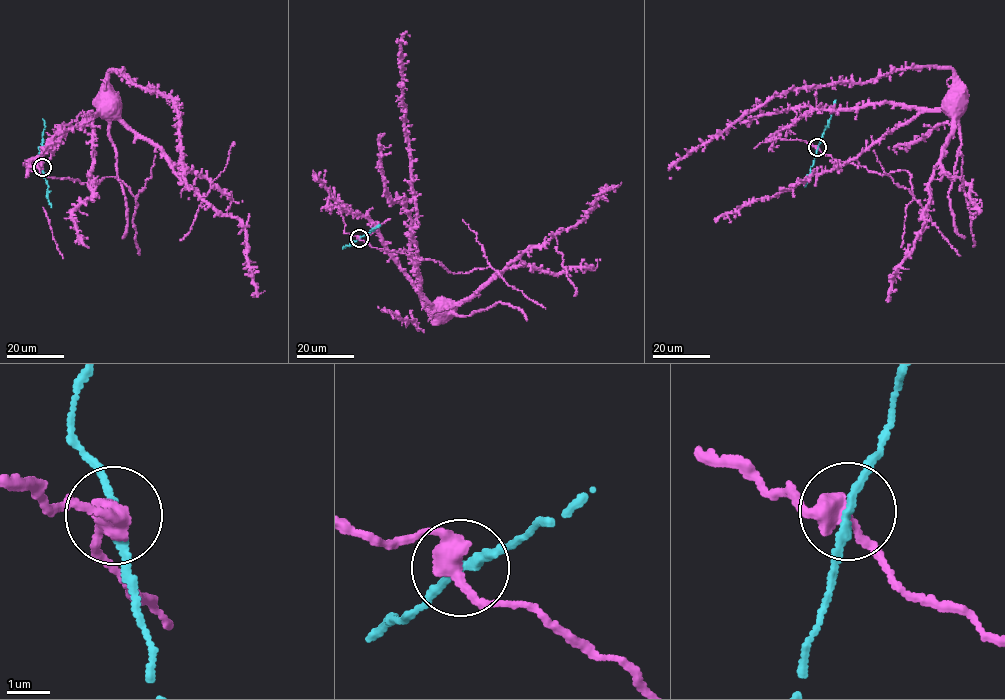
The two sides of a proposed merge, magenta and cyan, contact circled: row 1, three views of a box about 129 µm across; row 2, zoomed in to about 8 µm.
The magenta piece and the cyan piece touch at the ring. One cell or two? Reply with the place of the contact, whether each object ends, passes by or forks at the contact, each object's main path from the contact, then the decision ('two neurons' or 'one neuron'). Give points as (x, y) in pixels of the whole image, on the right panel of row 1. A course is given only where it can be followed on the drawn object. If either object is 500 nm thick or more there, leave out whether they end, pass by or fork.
(817, 147) | magenta passes by | cyan passes by | magenta via (817, 147), (799, 140), (765, 140), (771, 140), (814, 110), (858, 110), (885, 103), (938, 109), (958, 102) | cyan via (817, 147), (835, 100) | one neuron

